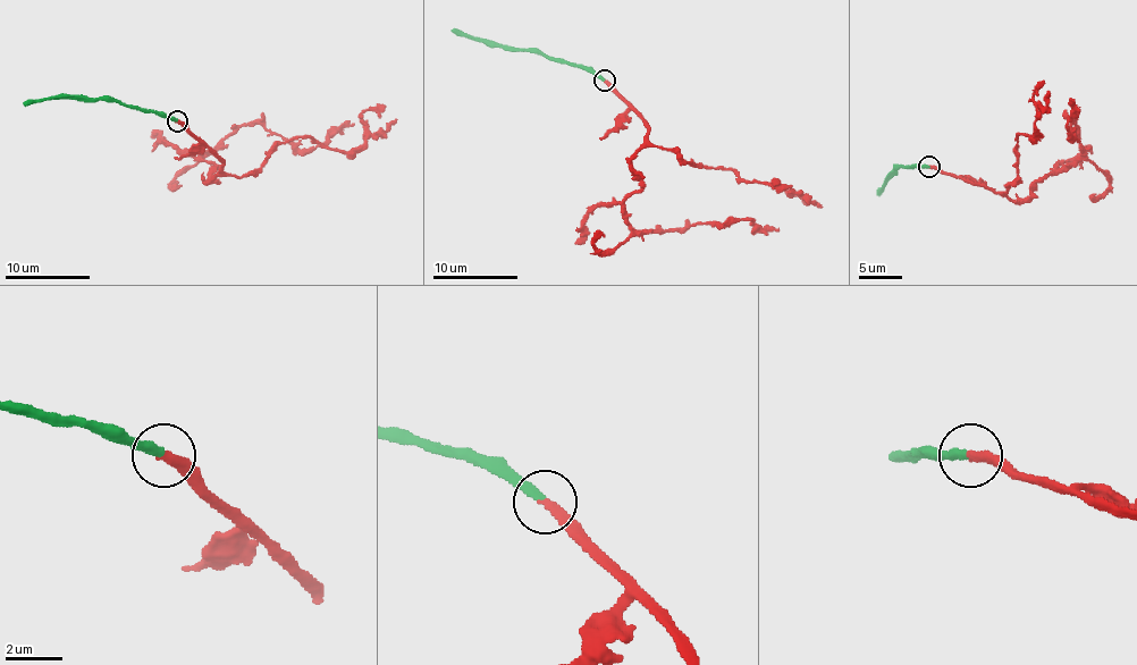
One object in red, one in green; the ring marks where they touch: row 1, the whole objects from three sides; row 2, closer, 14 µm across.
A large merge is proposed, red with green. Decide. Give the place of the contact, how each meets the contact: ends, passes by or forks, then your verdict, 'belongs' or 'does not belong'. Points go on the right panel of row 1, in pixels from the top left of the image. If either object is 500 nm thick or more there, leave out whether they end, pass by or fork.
at (929, 167); red ends there; green ends there; belongs

